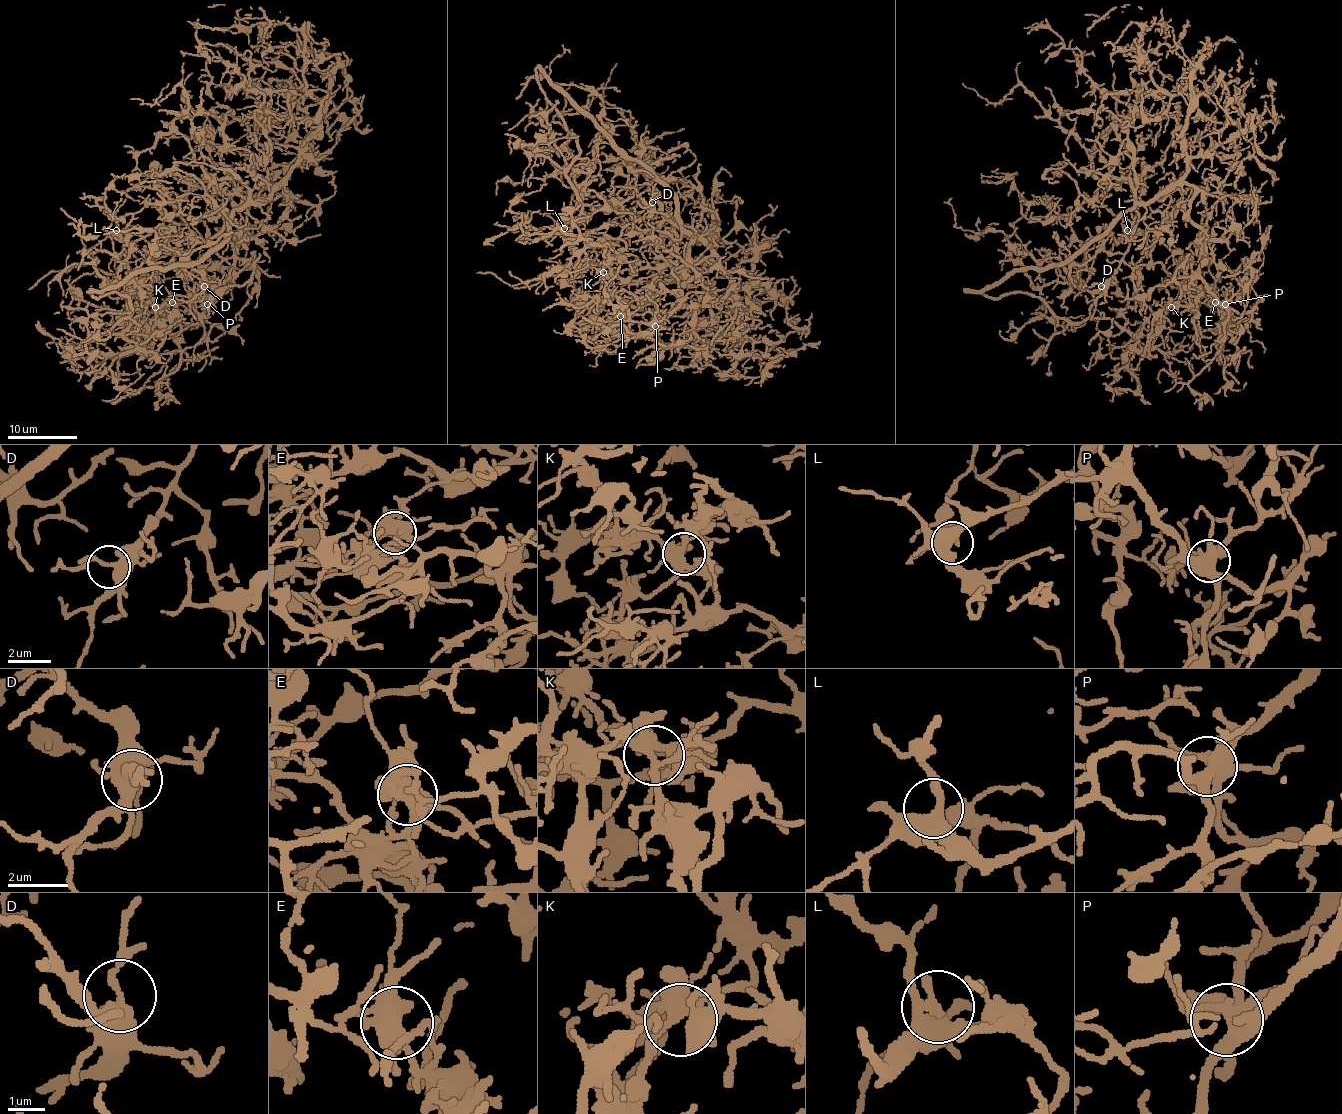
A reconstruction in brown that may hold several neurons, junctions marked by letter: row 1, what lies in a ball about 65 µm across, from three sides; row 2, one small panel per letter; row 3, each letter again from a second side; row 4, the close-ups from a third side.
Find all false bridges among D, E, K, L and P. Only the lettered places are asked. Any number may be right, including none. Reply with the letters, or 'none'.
none

